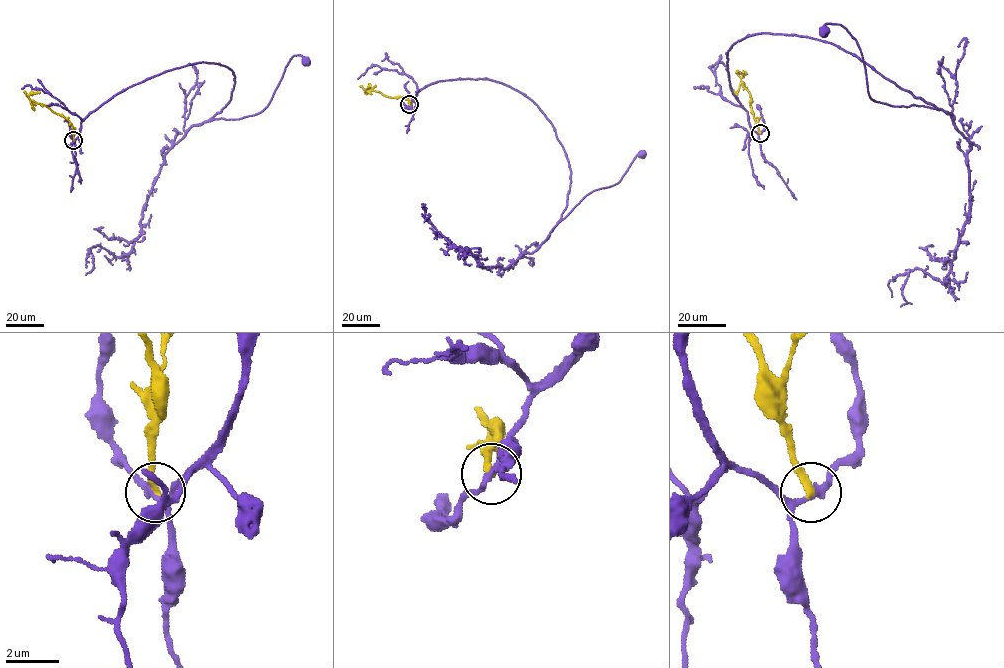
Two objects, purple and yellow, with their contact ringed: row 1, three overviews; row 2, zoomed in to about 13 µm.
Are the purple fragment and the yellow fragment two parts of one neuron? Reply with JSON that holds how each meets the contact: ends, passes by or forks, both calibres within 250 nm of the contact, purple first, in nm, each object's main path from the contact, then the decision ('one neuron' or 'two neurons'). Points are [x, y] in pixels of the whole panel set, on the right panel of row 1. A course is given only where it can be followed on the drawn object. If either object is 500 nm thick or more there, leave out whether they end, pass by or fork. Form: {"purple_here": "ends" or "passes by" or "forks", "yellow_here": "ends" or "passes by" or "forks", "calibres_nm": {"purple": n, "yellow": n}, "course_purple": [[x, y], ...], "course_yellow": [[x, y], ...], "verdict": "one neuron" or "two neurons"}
{"purple_here": "forks", "yellow_here": "ends", "calibres_nm": {"purple": 180, "yellow": 260}, "course_purple": [[760, 133], [727, 65], [759, 33], [836, 45], [935, 107], [872, 99], [856, 41], [824, 31]], "course_yellow": [[760, 133], [750, 93], [741, 81], [744, 74], [736, 71]], "verdict": "two neurons"}

